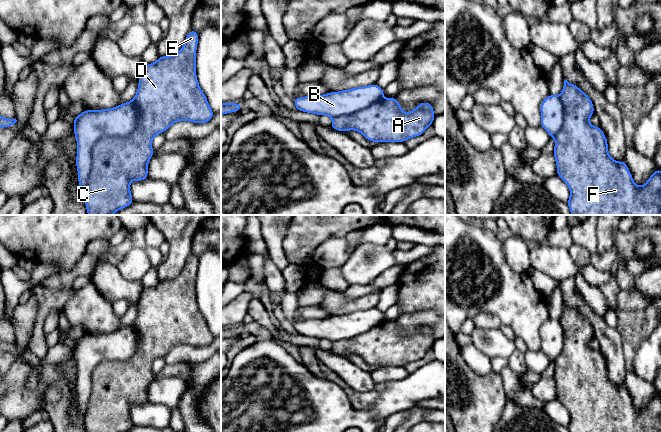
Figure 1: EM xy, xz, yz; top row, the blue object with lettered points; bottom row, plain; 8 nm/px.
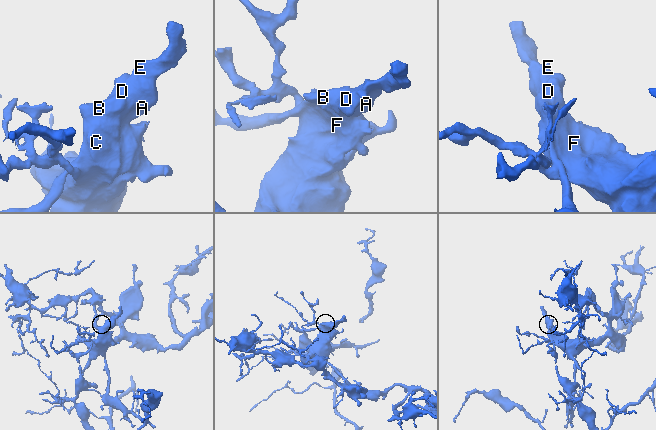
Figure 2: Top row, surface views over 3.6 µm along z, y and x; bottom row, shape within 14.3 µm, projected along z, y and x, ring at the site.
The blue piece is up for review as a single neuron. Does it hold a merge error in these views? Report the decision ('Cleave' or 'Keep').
Cleave

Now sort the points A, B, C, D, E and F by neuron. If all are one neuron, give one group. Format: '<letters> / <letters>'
A C D E F / B

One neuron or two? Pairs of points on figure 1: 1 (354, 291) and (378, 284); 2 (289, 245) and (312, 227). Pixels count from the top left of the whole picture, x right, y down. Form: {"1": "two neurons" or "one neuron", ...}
{"1": "one neuron", "2": "one neuron"}

